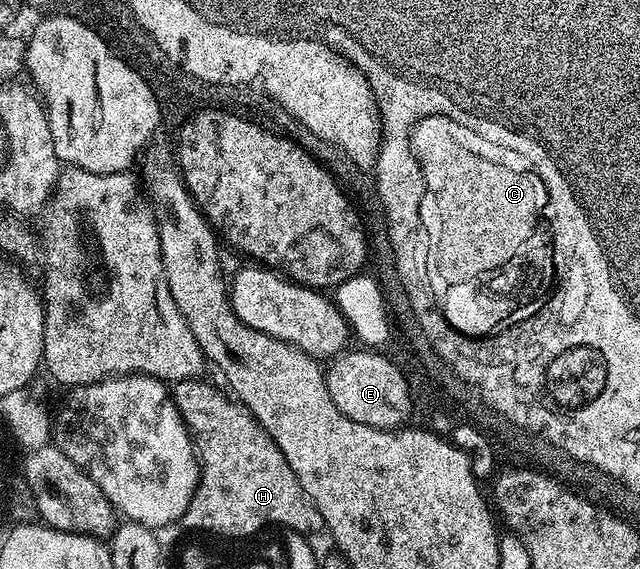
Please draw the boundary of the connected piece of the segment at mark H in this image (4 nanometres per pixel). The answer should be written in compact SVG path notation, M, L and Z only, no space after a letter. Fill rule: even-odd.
M182 379L170 390L198 455L196 491L184 513L182 526L225 534L228 538L252 534L267 522L277 522L305 536L323 530L324 521L318 508L305 496L286 456L282 456L278 444L260 427L258 419L235 397L202 381Z

